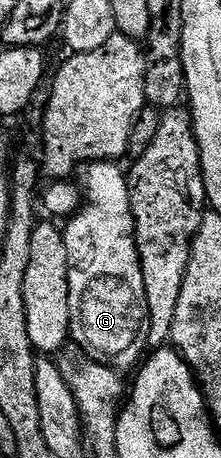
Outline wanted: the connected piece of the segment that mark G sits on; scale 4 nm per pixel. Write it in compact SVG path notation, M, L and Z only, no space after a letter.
M89 162L83 171L84 182L82 181L82 208L77 210L71 218L67 219L63 227L64 239L66 240L66 260L68 261L68 279L70 280L70 324L72 332L71 341L86 352L94 362L108 366L112 370L127 372L132 365L145 357L149 349L148 337L152 327L152 317L148 311L148 301L146 300L146 284L142 280L142 268L140 267L140 253L136 247L136 225L134 224L134 212L130 204L130 192L128 191L128 180L125 171L119 170L116 162Z

